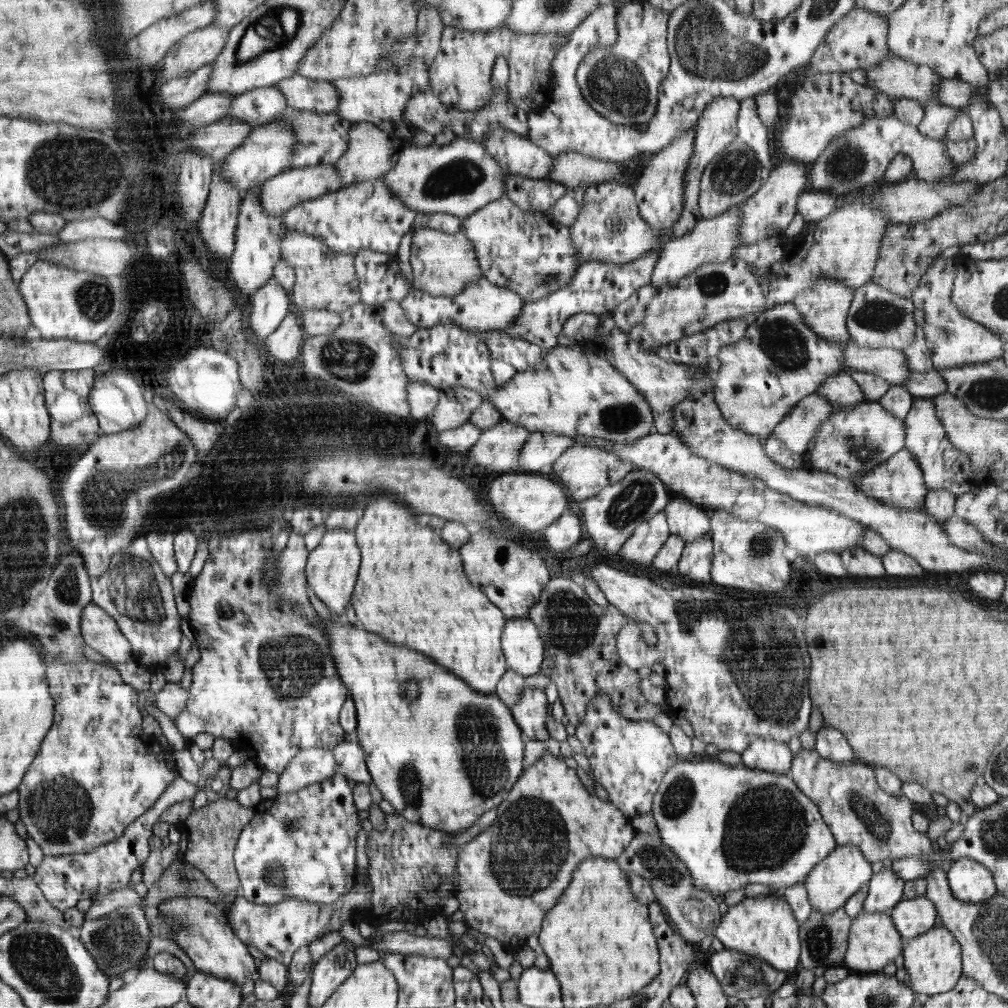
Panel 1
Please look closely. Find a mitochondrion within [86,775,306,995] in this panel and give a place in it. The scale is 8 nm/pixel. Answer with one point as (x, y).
(117, 943)

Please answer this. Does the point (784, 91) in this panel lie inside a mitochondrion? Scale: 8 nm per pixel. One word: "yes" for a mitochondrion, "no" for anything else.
no

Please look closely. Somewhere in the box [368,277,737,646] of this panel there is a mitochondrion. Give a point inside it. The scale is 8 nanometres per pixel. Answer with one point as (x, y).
(630, 504)

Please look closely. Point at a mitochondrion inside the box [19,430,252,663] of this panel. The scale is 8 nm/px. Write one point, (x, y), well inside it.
(101, 496)

